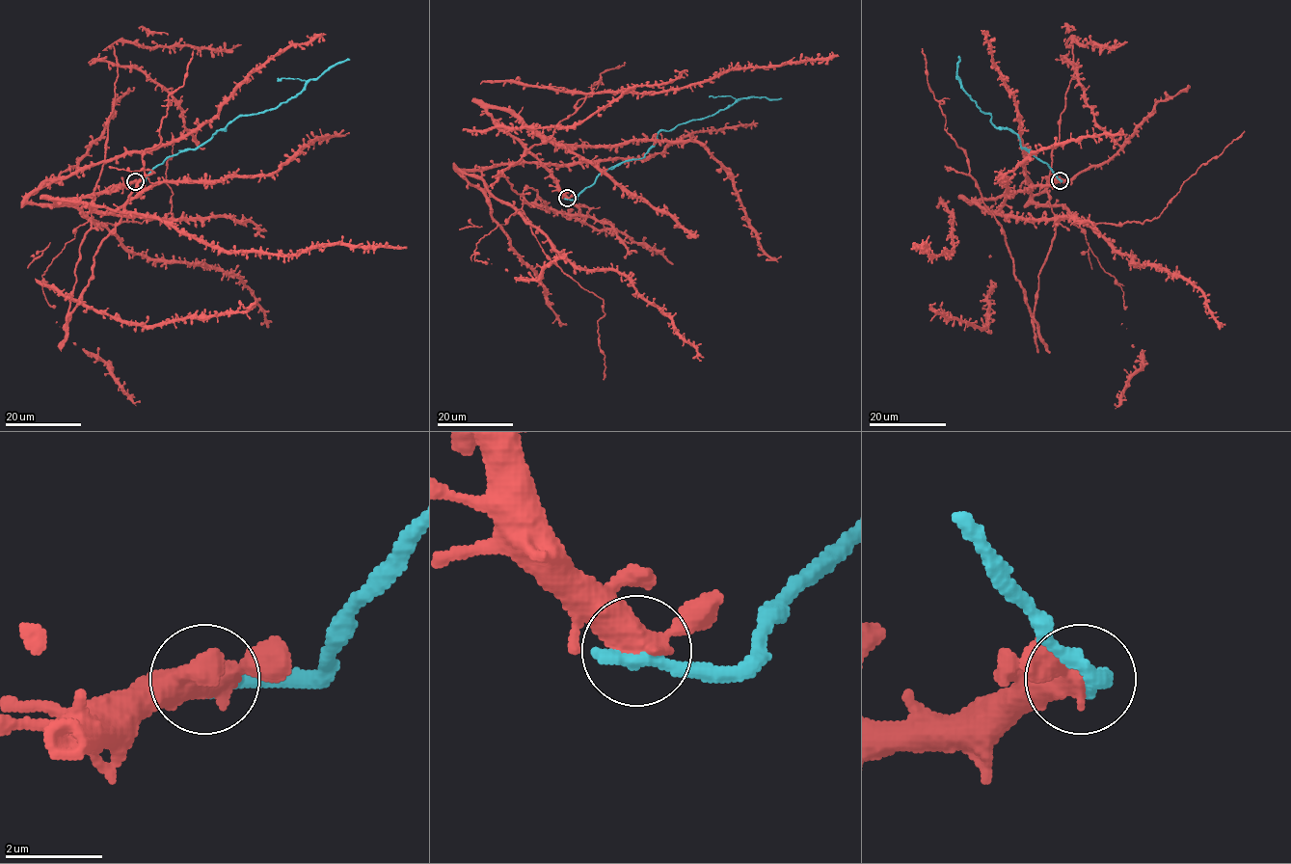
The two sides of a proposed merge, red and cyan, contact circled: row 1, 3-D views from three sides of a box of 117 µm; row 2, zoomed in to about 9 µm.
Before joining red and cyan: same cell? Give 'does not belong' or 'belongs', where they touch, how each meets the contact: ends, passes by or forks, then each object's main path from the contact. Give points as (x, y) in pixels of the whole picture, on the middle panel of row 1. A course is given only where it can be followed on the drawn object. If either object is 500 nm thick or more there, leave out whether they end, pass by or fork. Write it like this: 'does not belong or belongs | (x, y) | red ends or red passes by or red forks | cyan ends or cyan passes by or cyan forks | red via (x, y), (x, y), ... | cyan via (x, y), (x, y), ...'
does not belong | (567, 198) | red via (567, 199), (488, 108), (553, 144), (502, 172), (519, 214), (460, 170), (648, 158), (756, 125) | cyan via (567, 199), (575, 200), (602, 173), (611, 167), (642, 158), (660, 130), (707, 117), (740, 98), (782, 98)

